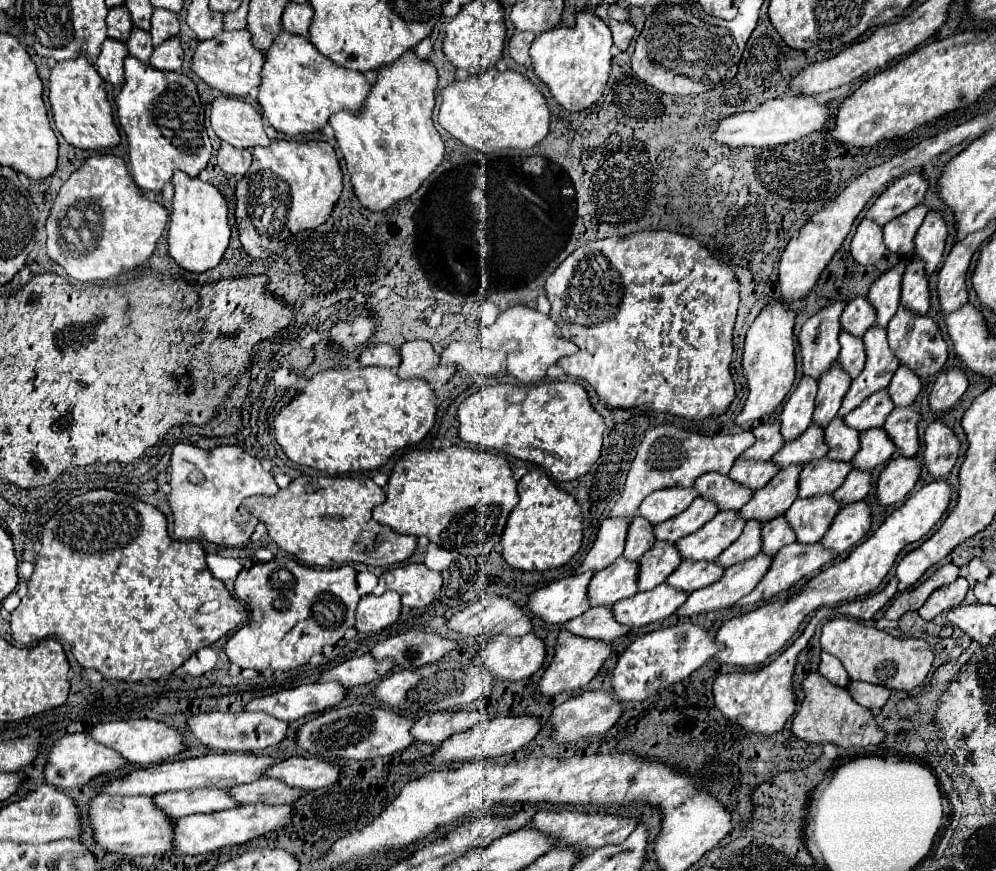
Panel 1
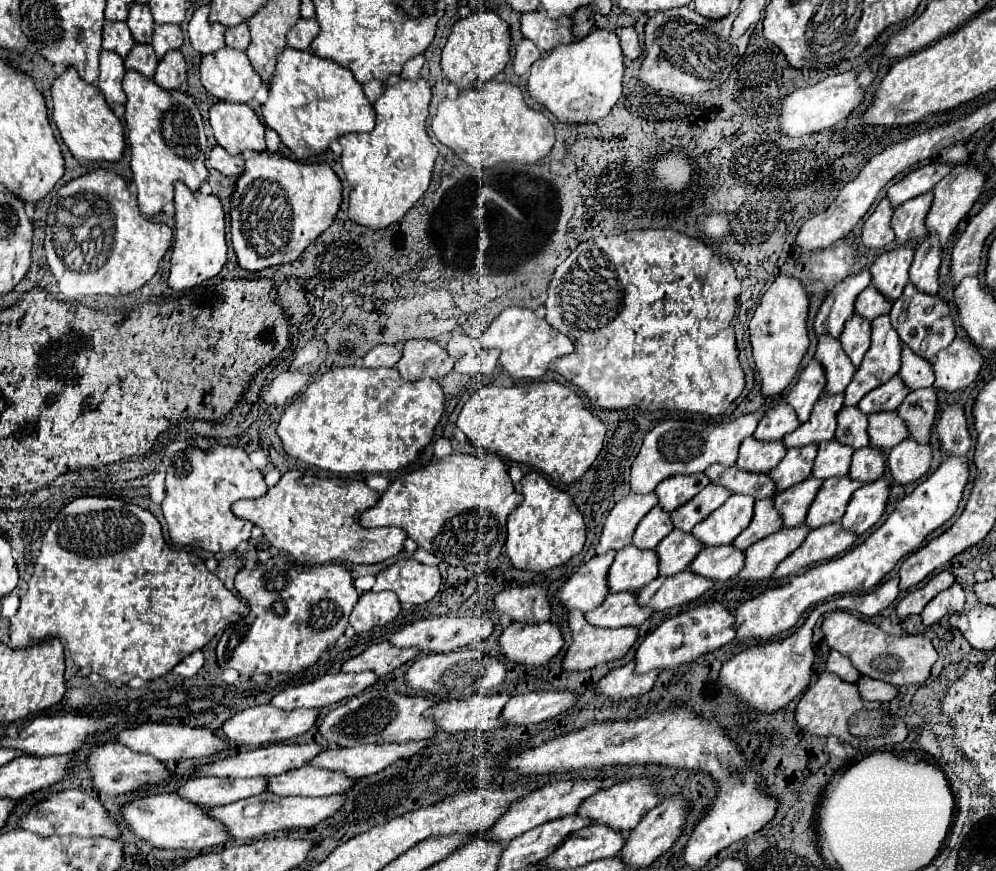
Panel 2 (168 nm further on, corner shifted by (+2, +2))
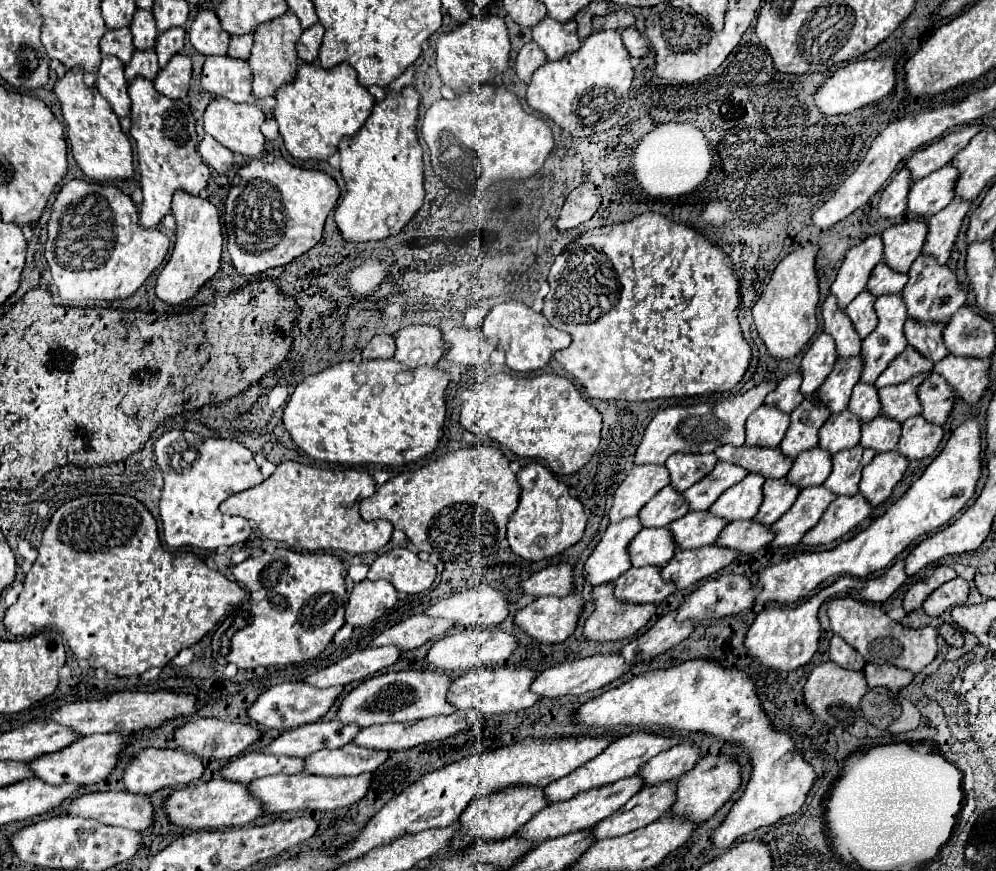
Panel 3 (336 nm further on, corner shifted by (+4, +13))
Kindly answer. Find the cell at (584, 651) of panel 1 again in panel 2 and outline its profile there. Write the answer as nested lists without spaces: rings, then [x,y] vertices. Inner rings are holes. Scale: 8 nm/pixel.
[[[570,611],[570,629],[572,629],[572,645],[568,647],[568,653],[562,661],[562,671],[570,673],[570,671],[588,671],[600,663],[606,663],[606,661],[614,661],[614,659],[620,659],[624,657],[632,645],[636,643],[638,639],[638,627],[618,627],[618,629],[598,629],[590,623],[586,623],[586,617],[584,617],[584,611]]]

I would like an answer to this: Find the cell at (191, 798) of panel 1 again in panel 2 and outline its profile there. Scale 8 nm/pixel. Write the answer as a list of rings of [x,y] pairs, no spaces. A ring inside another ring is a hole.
[[[198,777],[190,779],[178,795],[198,803],[202,807],[216,807],[234,803],[238,799],[246,799],[252,795],[260,795],[266,791],[266,777],[248,777],[248,779],[234,779],[234,777]]]

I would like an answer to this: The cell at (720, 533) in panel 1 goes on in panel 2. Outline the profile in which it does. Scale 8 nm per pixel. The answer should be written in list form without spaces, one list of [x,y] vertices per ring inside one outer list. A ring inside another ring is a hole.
[[[730,495],[706,521],[692,529],[692,535],[704,545],[730,545],[752,521],[754,497]]]

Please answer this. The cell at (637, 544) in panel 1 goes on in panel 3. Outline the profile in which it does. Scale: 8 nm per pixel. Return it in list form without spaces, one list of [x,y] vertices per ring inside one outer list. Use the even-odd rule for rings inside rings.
[[[662,488],[638,514],[644,528],[664,528],[688,512],[684,498],[672,488]]]

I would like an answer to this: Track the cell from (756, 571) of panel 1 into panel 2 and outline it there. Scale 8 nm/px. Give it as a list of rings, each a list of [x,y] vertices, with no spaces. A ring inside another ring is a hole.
[[[802,523],[802,527],[784,527],[766,539],[760,539],[746,549],[746,567],[738,573],[738,577],[752,581],[768,579],[778,563],[802,545],[808,533],[810,531],[806,531],[806,523]]]

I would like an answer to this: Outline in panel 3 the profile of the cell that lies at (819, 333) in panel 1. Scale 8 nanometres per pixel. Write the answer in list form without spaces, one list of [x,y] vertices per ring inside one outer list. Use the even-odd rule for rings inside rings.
[[[870,236],[862,240],[858,246],[850,248],[838,276],[830,288],[830,294],[836,296],[838,308],[848,306],[856,294],[860,294],[868,282],[870,272],[882,260],[882,240],[880,236]]]

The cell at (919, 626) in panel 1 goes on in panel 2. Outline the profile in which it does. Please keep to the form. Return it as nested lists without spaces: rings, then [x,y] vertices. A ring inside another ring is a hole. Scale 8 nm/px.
[[[910,615],[908,619],[904,619],[904,621],[902,621],[902,629],[904,629],[906,633],[912,633],[912,635],[926,631],[926,627],[922,625],[920,615]]]

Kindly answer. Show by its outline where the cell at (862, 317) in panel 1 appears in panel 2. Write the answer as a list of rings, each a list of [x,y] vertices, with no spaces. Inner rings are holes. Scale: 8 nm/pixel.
[[[868,285],[856,299],[856,313],[870,321],[884,313],[890,313],[890,307],[892,303],[874,285]]]

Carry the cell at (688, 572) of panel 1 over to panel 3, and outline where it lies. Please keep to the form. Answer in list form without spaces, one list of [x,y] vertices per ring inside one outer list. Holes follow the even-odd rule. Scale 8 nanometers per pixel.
[[[742,520],[742,522],[732,522],[722,530],[716,540],[716,546],[730,548],[740,554],[754,554],[770,540],[772,532],[768,526],[756,524],[754,520]]]

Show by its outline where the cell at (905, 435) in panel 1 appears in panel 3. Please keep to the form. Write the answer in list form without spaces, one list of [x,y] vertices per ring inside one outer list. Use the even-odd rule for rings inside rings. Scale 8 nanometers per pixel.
[[[930,374],[916,390],[922,404],[922,416],[930,424],[942,426],[952,410],[954,392],[948,388],[946,380],[940,374]]]

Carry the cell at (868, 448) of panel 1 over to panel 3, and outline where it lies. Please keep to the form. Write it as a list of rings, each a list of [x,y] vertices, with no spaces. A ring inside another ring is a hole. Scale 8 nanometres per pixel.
[[[928,374],[924,376],[918,376],[918,378],[912,378],[908,380],[906,384],[898,384],[898,386],[884,386],[878,390],[878,396],[880,396],[880,414],[890,418],[890,420],[896,420],[898,424],[906,422],[908,418],[912,416],[918,416],[922,412],[920,408],[920,402],[916,398],[916,386],[926,378]]]

